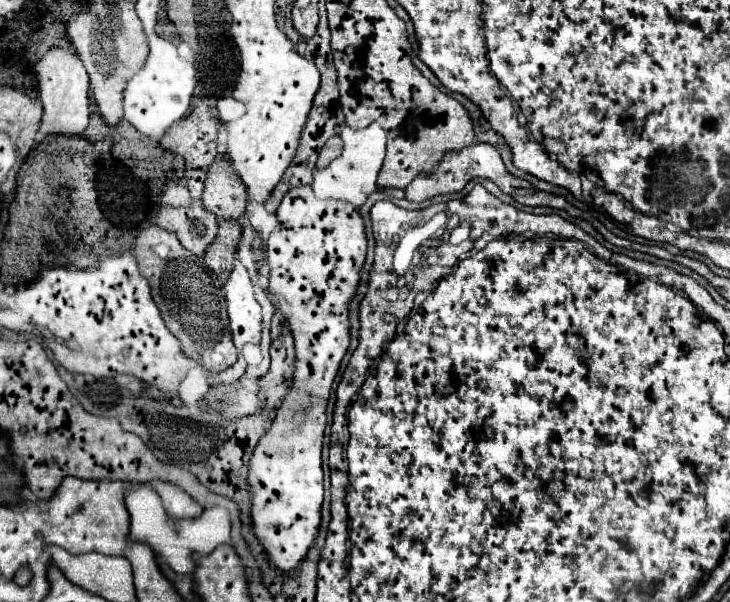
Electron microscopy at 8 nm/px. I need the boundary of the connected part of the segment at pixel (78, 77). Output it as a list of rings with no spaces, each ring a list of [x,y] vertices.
[[[53,47],[49,49],[35,65],[37,91],[43,103],[43,123],[41,133],[63,133],[63,135],[79,135],[85,131],[89,123],[89,77],[81,63],[81,59],[67,49]]]

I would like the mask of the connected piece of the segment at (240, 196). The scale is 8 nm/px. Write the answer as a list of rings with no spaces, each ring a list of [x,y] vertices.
[[[217,155],[211,163],[201,199],[205,209],[215,213],[217,219],[239,219],[243,215],[247,189],[225,155]]]

